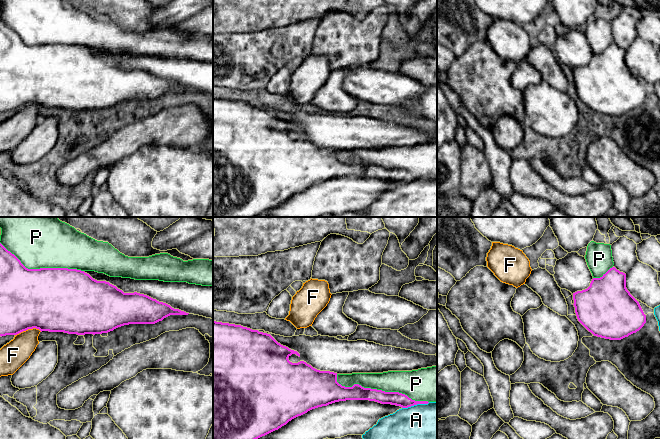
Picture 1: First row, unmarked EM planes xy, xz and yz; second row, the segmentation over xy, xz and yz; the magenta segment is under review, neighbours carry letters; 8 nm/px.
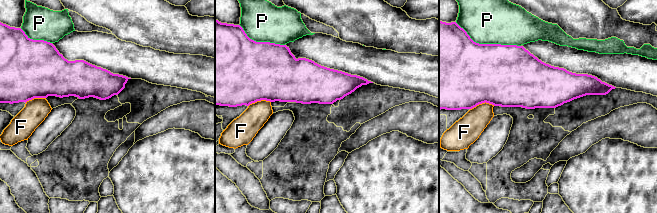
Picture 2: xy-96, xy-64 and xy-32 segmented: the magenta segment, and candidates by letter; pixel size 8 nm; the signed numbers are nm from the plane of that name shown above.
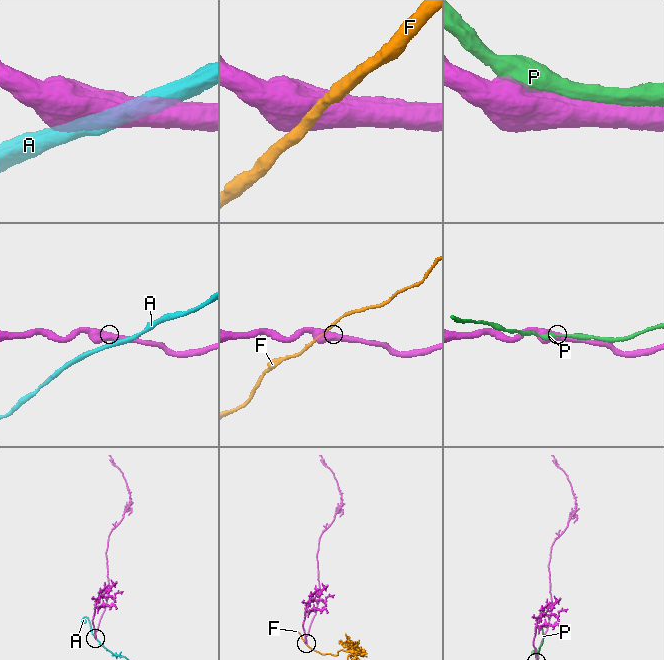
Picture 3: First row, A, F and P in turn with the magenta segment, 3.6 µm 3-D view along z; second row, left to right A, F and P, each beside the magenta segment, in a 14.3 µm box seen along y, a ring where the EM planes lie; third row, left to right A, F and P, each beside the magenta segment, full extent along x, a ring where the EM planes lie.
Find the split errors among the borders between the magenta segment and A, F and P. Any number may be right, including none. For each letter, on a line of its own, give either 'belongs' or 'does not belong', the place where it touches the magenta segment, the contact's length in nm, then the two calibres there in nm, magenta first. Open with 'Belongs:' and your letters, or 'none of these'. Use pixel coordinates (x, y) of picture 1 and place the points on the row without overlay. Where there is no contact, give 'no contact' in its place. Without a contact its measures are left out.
Belongs: none of these
A: does not belong; meets magenta in xz at (415, 180); contact 220 nm long; 110 nm thick on the magenta side, 500 nm on the other
F: does not belong; meets magenta in xy at (28, 104); contact 220 nm long; 480 nm thick on the magenta side, 220 nm on the other
P: does not belong; meets magenta in xz at (379, 166); contact 800 nm long; 120 nm thick on the magenta side, 190 nm on the other

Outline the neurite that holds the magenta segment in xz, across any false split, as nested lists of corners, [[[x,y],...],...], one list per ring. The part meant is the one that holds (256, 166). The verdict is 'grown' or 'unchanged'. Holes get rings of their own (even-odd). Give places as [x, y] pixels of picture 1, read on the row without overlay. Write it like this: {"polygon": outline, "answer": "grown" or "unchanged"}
{"polygon": [[[213,97],[213,217],[255,217],[262,212],[278,206],[292,195],[301,192],[312,185],[327,182],[339,177],[369,176],[381,180],[396,181],[402,184],[408,184],[417,180],[429,179],[428,177],[412,176],[407,171],[399,168],[385,168],[377,165],[364,164],[359,160],[354,160],[352,163],[342,162],[337,158],[337,149],[317,146],[304,137],[292,139],[288,135],[292,130],[296,130],[300,133],[300,130],[297,127],[291,126],[288,123],[281,121],[270,110],[259,108],[258,106],[252,106],[241,101]]], "answer": "unchanged"}

